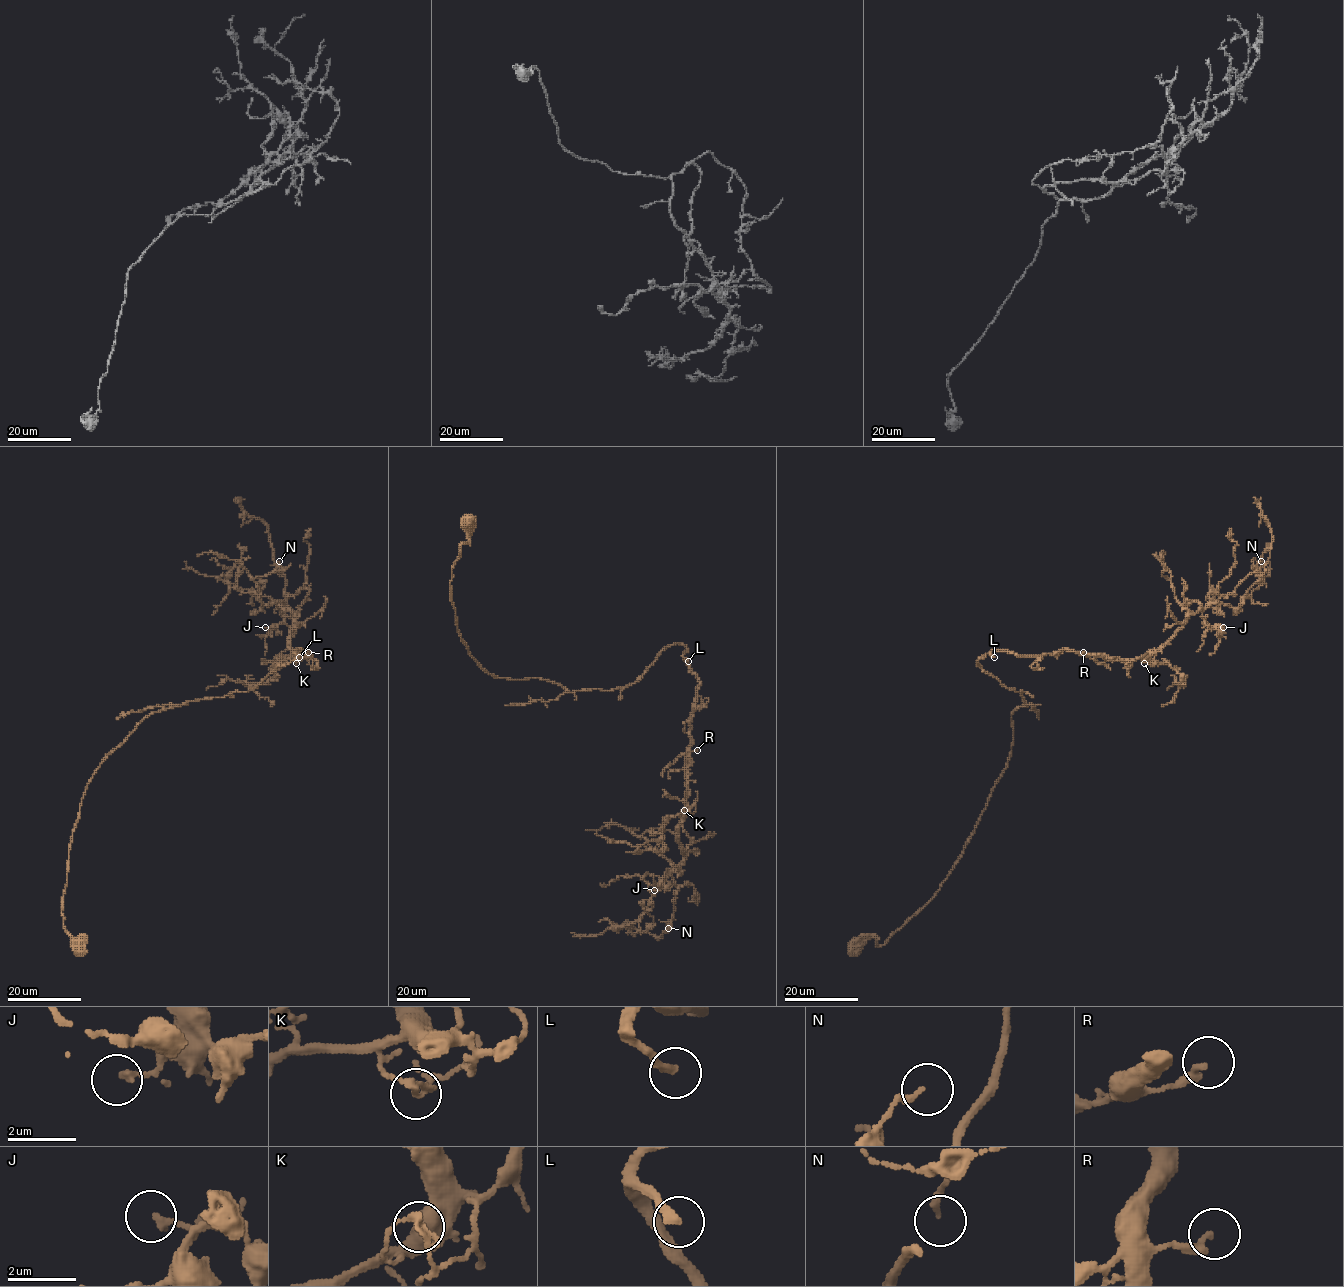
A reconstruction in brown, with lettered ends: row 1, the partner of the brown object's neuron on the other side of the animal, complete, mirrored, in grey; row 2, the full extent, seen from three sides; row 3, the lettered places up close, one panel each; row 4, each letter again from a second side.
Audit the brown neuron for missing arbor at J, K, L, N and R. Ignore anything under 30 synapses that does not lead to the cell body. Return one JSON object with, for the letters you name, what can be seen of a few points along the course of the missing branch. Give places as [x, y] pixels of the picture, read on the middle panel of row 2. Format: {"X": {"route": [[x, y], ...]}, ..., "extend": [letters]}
{"L": {"route": [[688, 661], [661, 682], [668, 694], [639, 710], [633, 774], [649, 798], [646, 817], [617, 817], [500, 895]]}, "extend": ["L"]}

